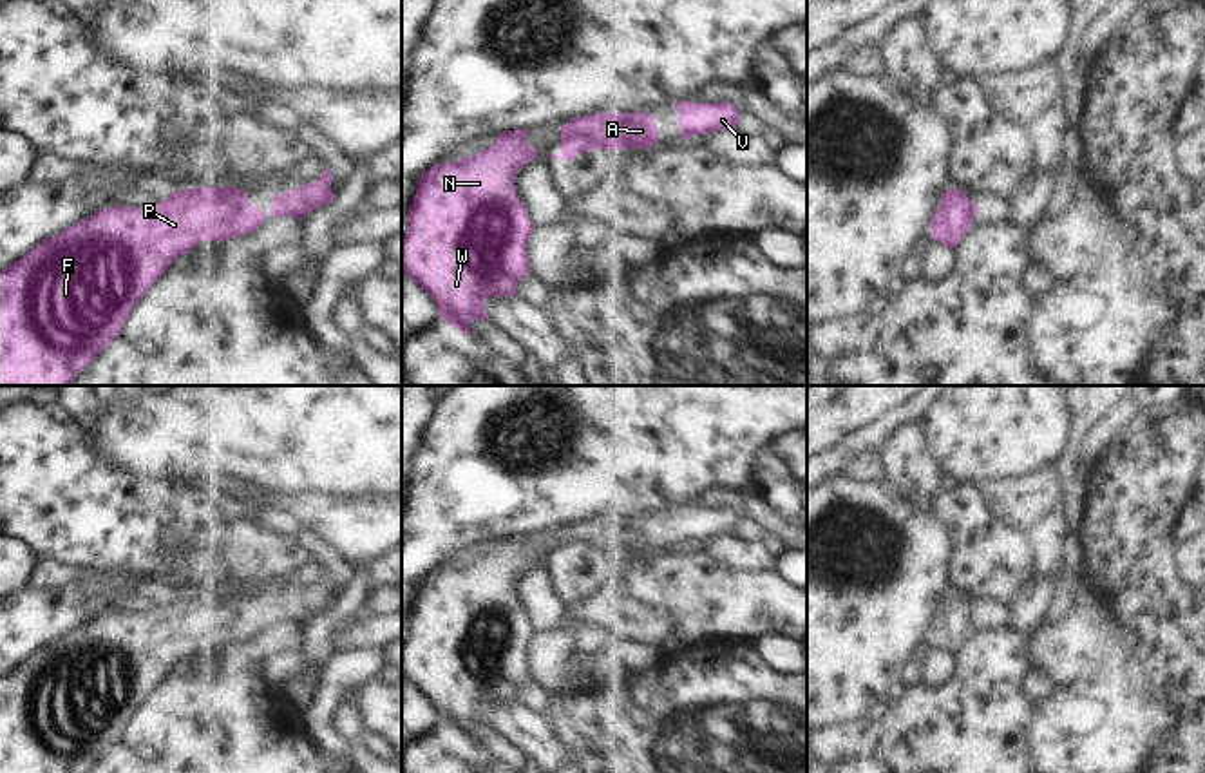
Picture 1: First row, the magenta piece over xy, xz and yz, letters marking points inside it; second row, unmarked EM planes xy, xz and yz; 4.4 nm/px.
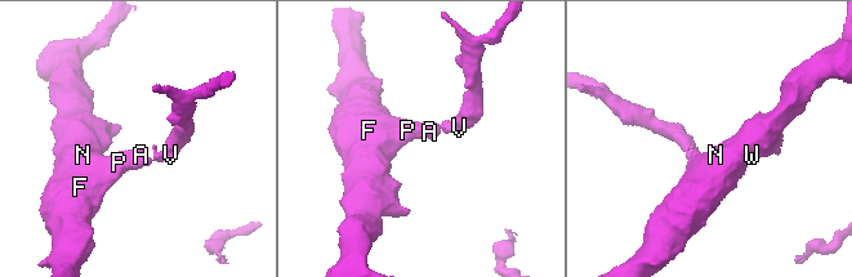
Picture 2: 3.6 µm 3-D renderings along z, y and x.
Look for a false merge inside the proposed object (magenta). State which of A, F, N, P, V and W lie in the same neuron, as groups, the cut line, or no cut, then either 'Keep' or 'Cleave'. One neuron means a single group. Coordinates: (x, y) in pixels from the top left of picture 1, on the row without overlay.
Groups: A F N P V W. No split. Keep.

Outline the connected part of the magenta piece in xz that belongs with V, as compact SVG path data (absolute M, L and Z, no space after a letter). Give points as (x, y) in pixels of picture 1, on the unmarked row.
M686 505L677 509L675 514L678 518L678 538L682 545L689 545L695 539L735 534L740 525L736 512L729 507L697 509Z

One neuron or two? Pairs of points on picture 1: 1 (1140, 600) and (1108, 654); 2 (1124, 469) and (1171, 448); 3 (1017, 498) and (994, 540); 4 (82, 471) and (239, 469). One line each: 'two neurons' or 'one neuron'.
1: two neurons
2: one neuron
3: two neurons
4: two neurons

